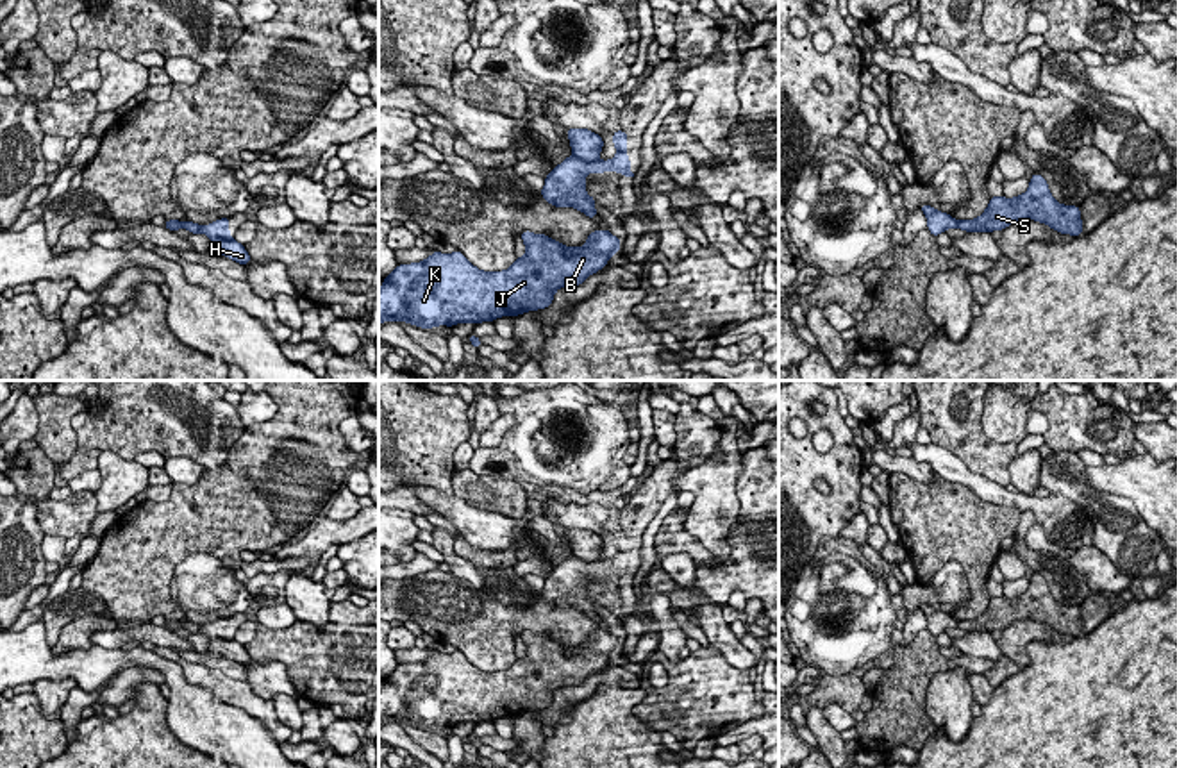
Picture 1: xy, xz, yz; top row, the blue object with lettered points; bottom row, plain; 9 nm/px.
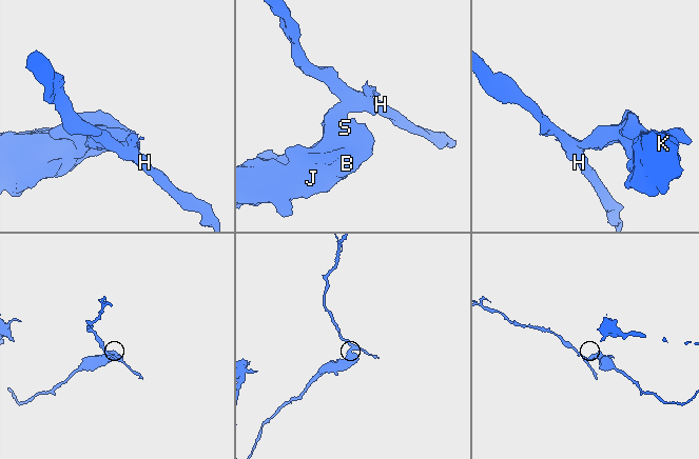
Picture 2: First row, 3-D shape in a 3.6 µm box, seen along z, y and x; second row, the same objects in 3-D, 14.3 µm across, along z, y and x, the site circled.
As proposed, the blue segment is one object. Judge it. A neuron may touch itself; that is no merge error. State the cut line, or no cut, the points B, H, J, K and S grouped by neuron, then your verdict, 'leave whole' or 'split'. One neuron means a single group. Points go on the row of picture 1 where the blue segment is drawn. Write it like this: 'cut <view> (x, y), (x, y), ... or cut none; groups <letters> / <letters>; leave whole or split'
cut xz (574, 154), (586, 161), (595, 161); groups B J K S / H; split

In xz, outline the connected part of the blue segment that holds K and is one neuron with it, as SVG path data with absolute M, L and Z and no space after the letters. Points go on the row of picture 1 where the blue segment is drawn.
M597 229L582 248L545 234L522 232L525 255L502 271L482 271L463 252L432 252L420 263L397 264L379 289L379 325L407 321L422 329L493 321L547 309L564 286L580 286L618 254L622 241Z

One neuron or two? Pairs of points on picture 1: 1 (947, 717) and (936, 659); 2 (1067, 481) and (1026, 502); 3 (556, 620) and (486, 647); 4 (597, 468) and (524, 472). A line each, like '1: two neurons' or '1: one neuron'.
1: two neurons
2: two neurons
3: one neuron
4: one neuron

